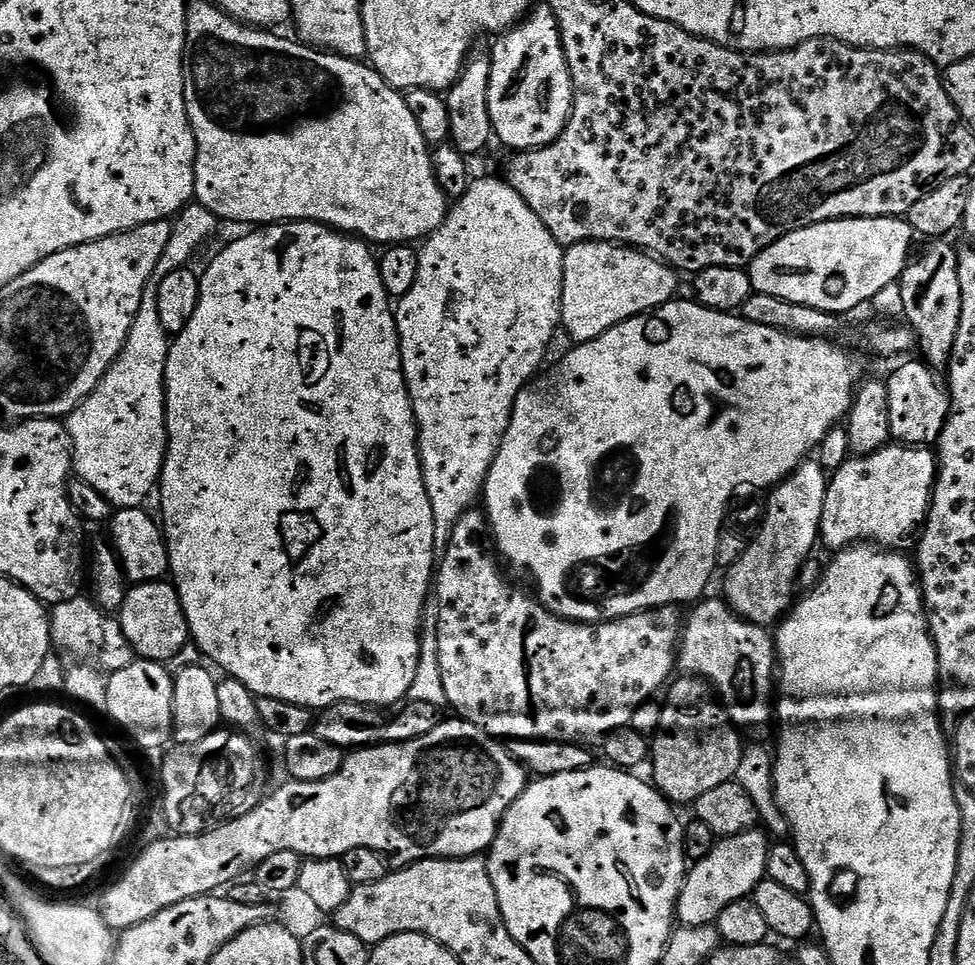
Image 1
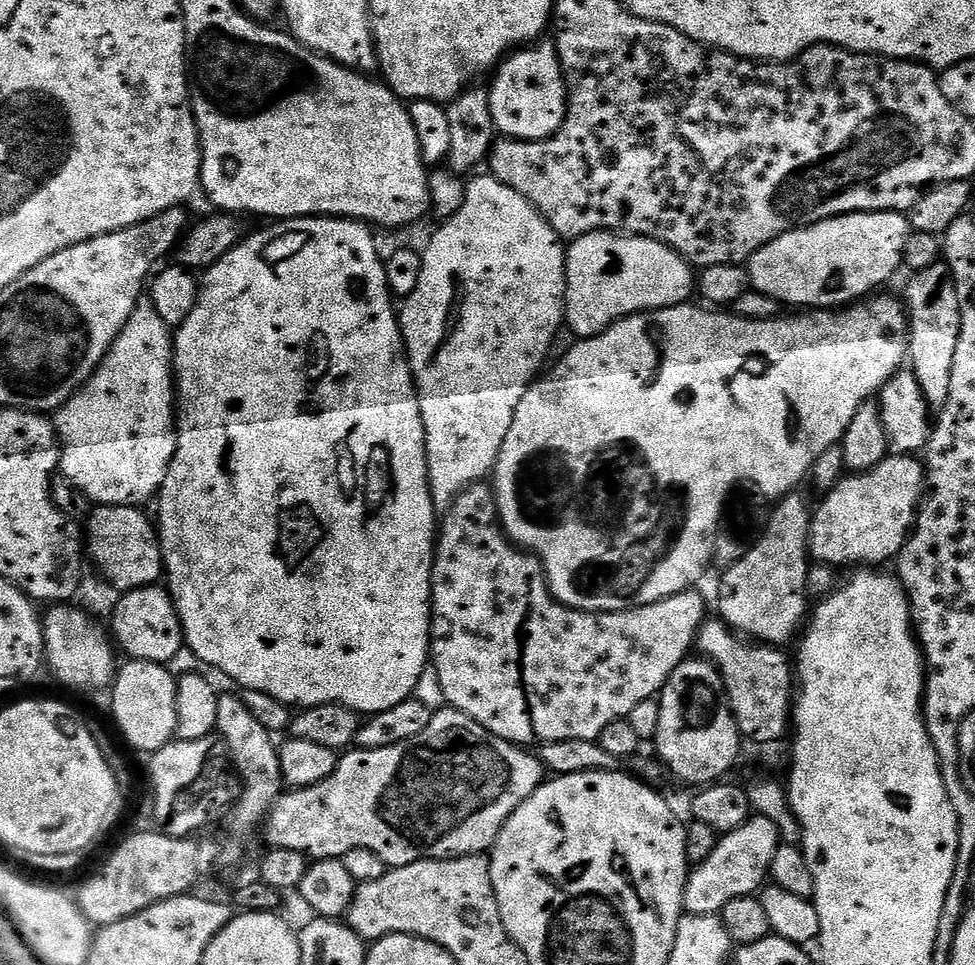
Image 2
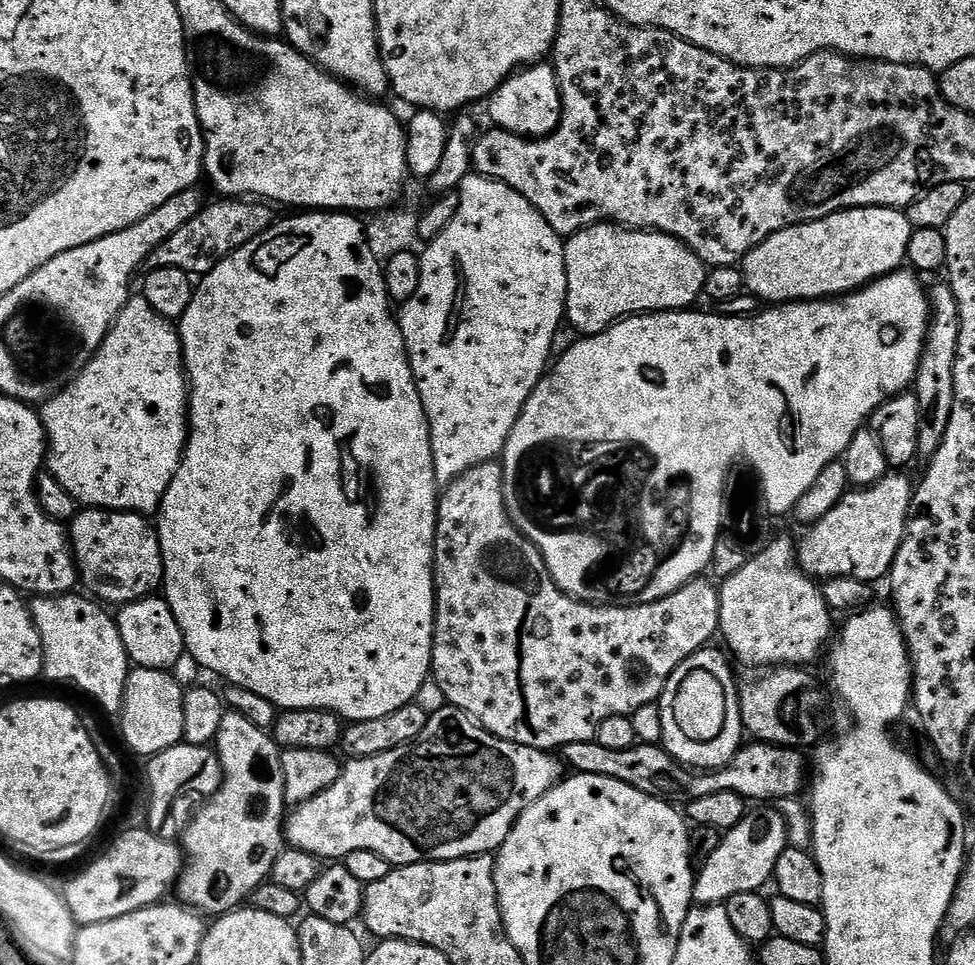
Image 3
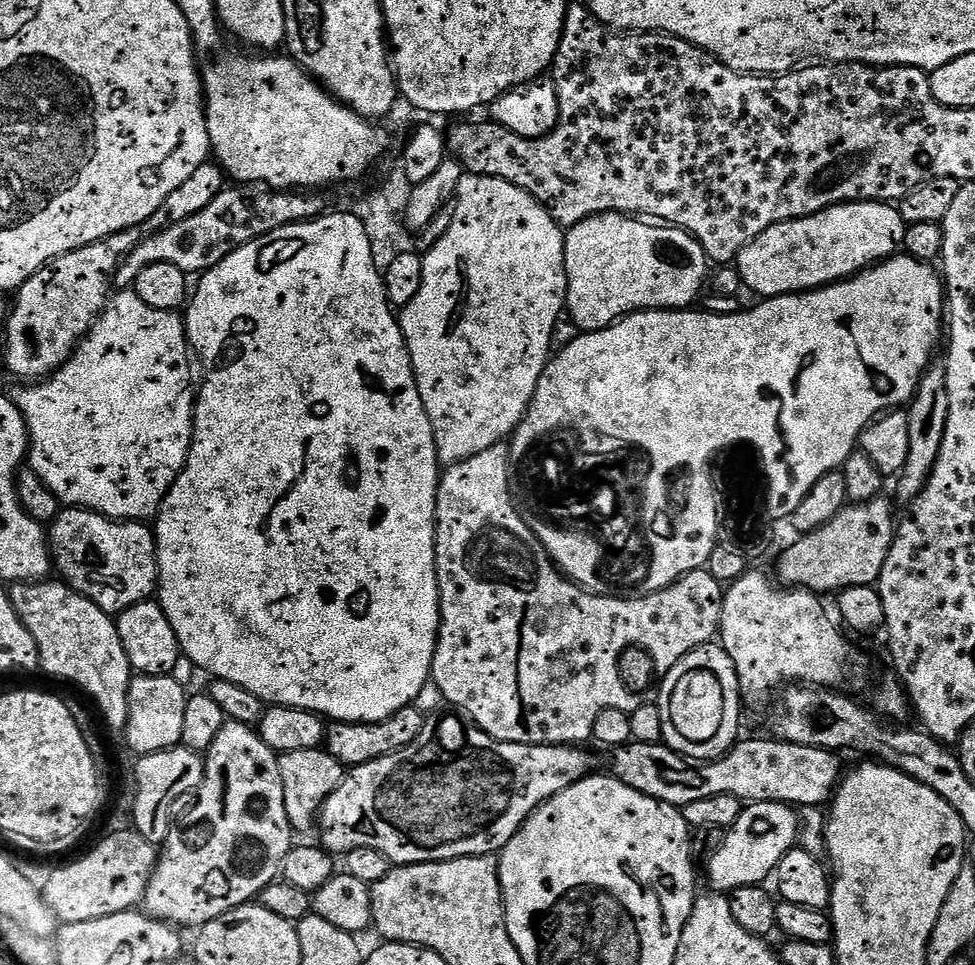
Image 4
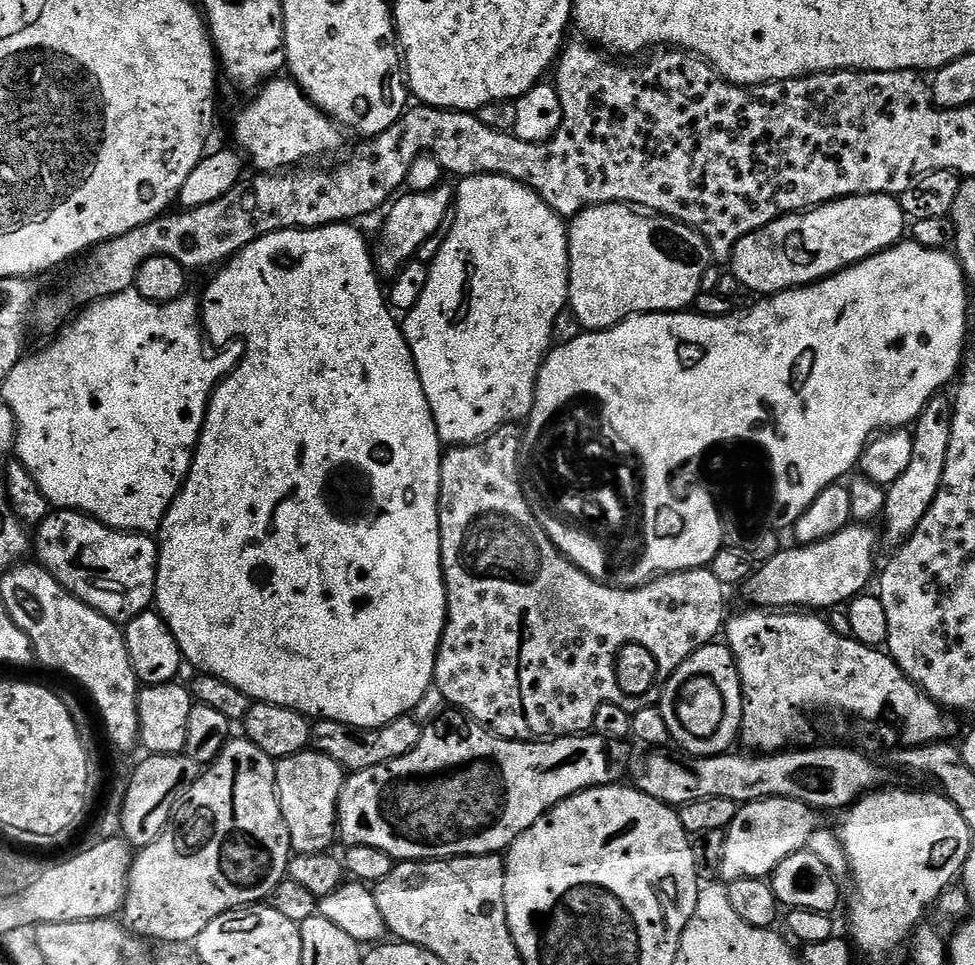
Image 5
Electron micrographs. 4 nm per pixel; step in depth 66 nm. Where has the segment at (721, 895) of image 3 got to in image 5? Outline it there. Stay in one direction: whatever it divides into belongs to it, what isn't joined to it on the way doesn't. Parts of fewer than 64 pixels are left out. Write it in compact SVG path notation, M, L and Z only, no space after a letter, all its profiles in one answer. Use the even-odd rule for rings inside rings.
M766 798L739 805L734 822L726 830L726 850L722 850L719 875L728 882L771 877L782 858L807 849L810 838L821 827L820 816L817 809L790 798Z

